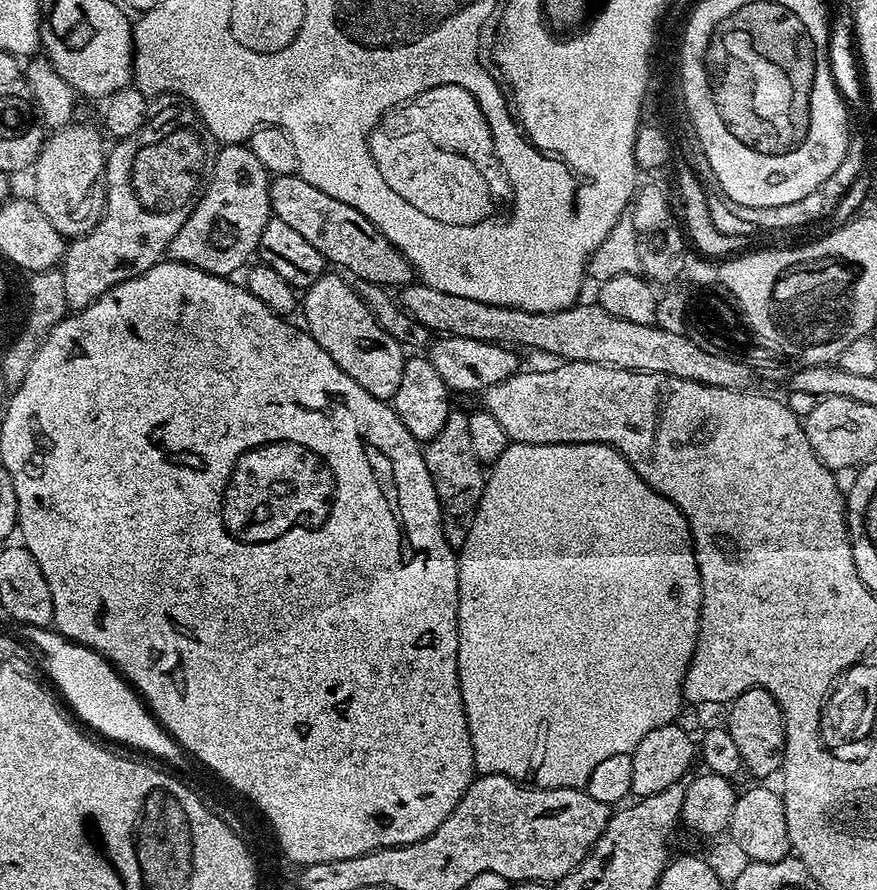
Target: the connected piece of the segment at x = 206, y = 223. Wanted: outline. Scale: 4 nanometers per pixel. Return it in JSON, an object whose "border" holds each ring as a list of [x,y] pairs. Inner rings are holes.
{"border":[[[247,143],[223,145],[216,153],[214,174],[208,188],[200,195],[200,201],[194,206],[190,218],[182,222],[182,230],[174,234],[166,253],[167,259],[176,260],[180,264],[193,264],[198,270],[215,276],[231,277],[236,274],[232,272],[238,271],[240,267],[243,269],[257,255],[262,230],[266,230],[266,222],[273,219],[268,197],[269,183],[268,171],[264,169],[262,162],[258,162],[258,158],[254,158]]]}

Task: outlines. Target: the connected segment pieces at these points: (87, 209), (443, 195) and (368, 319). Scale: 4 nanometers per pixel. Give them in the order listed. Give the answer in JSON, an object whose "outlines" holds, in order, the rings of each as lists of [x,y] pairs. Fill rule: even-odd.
{"outlines":[[[[73,122],[53,131],[45,139],[44,148],[30,172],[31,195],[42,214],[50,218],[50,226],[65,238],[85,236],[104,217],[106,144],[104,148],[101,129],[97,128],[92,124]]],[[[453,84],[434,86],[430,90],[418,94],[413,100],[407,100],[406,103],[393,108],[391,112],[387,112],[379,124],[368,133],[366,152],[367,155],[368,152],[372,155],[371,163],[383,174],[385,180],[395,187],[396,193],[398,193],[402,199],[410,202],[410,206],[422,210],[422,214],[430,214],[430,218],[434,218],[438,222],[446,222],[447,224],[477,224],[479,220],[489,219],[489,217],[495,213],[492,211],[494,211],[504,199],[505,203],[510,196],[508,176],[504,173],[504,166],[496,156],[496,147],[494,146],[494,138],[490,134],[490,126],[478,106],[478,102],[470,94],[470,90],[462,90],[462,86],[454,86]]],[[[331,274],[320,276],[318,282],[314,282],[303,293],[302,316],[304,312],[303,323],[306,325],[306,331],[314,338],[314,342],[318,342],[318,346],[322,346],[322,350],[326,350],[326,354],[330,354],[330,358],[334,358],[336,365],[347,376],[354,378],[354,382],[362,386],[362,390],[374,394],[374,398],[379,400],[391,401],[392,395],[398,390],[398,385],[402,383],[406,349],[398,342],[394,342],[394,338],[386,334],[386,330],[382,330],[382,326],[367,308],[366,302],[359,297],[355,287],[351,283],[348,285],[343,280],[345,279],[343,275],[340,276],[331,276]]]]}

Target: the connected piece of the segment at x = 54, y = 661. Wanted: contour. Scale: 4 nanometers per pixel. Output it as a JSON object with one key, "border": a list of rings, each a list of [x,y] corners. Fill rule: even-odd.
{"border":[[[25,627],[23,632],[25,638],[44,655],[44,660],[48,663],[48,676],[60,687],[69,706],[94,731],[101,732],[120,744],[141,748],[152,756],[161,756],[164,760],[172,760],[176,755],[181,755],[180,745],[160,727],[156,717],[142,703],[141,697],[100,653],[82,644],[74,644],[48,628]]]}

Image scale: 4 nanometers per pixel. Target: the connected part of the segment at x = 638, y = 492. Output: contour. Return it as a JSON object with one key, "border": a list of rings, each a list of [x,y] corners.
{"border":[[[509,443],[508,449],[491,465],[484,481],[484,493],[480,505],[476,508],[475,516],[471,517],[467,525],[468,533],[464,536],[464,545],[458,548],[458,682],[462,690],[462,702],[466,722],[470,730],[470,742],[474,750],[476,772],[485,776],[508,776],[517,782],[527,781],[527,776],[536,772],[535,787],[538,788],[579,788],[587,785],[590,773],[594,766],[599,766],[602,758],[611,758],[614,754],[631,754],[636,749],[638,742],[650,734],[650,730],[658,730],[658,726],[666,726],[677,719],[680,704],[684,700],[684,675],[690,666],[692,656],[696,652],[696,639],[700,629],[700,603],[702,602],[702,582],[700,581],[700,567],[696,561],[696,551],[692,549],[692,536],[688,533],[688,519],[662,494],[658,494],[622,458],[622,454],[615,448],[605,444],[517,444]]]}

